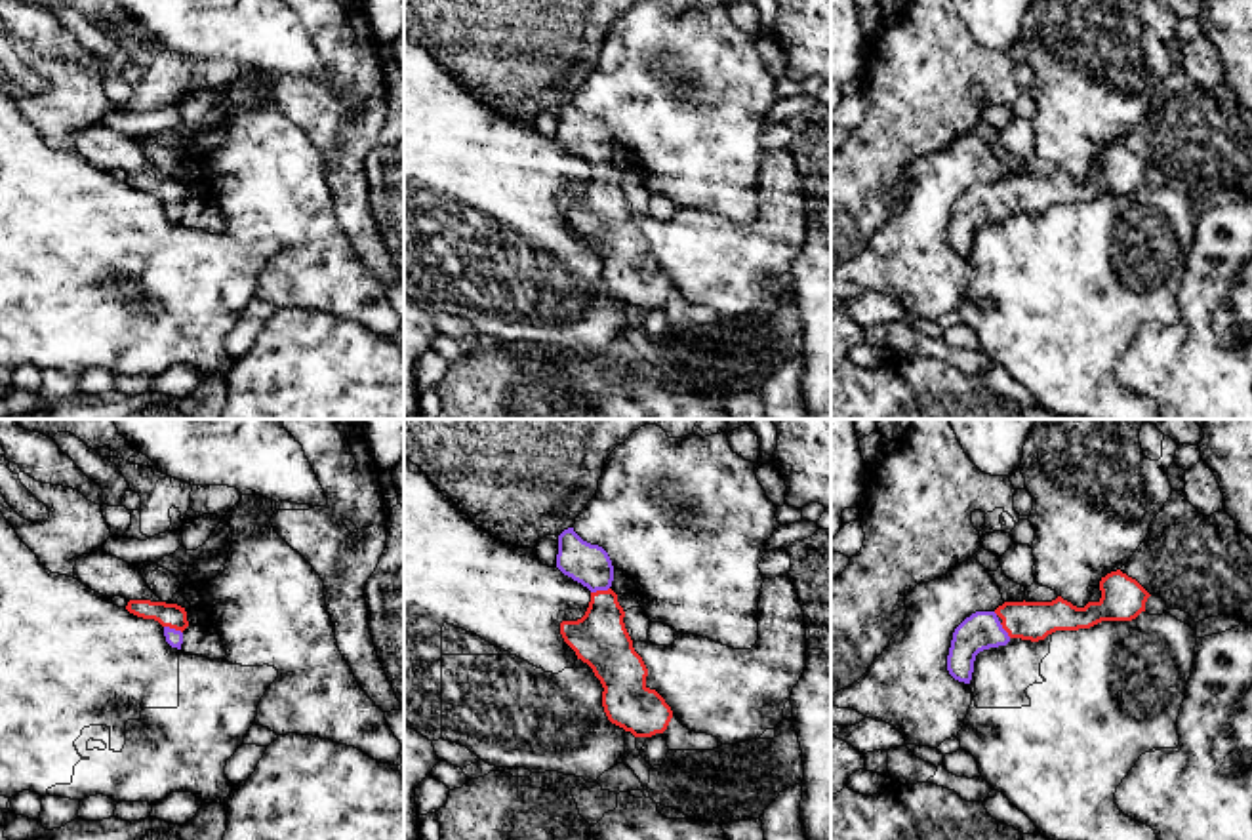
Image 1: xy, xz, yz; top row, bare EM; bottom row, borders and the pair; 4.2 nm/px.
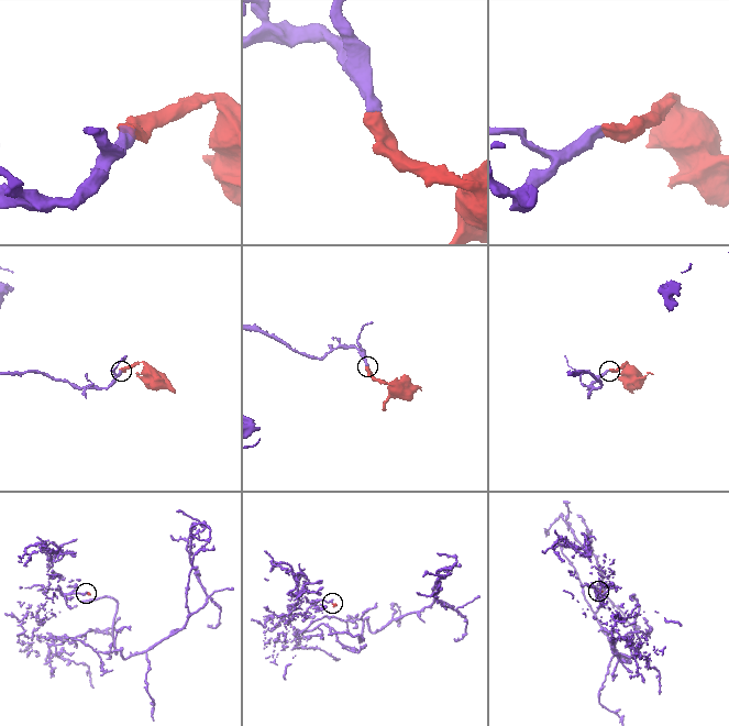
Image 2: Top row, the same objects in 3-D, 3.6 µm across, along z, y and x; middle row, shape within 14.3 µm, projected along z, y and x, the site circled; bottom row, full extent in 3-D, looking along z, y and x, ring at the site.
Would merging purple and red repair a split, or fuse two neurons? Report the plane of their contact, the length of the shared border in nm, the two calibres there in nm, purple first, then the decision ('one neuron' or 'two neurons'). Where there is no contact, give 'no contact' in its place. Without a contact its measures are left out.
xy | 90 nm | 70/100 nm | one neuron

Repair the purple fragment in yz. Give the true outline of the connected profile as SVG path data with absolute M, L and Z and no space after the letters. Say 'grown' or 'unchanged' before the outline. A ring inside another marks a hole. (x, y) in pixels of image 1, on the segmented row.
grown; M1121 570L1100 581L1101 598L1077 608L1058 596L1052 602L1004 602L995 611L976 611L953 632L947 670L970 684L976 655L1006 646L1012 638L1039 642L1056 630L1090 629L1101 621L1132 621L1145 611L1151 596L1136 579Z

